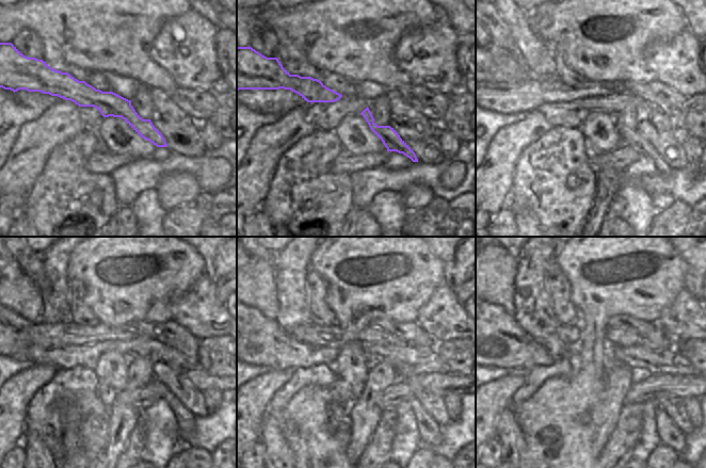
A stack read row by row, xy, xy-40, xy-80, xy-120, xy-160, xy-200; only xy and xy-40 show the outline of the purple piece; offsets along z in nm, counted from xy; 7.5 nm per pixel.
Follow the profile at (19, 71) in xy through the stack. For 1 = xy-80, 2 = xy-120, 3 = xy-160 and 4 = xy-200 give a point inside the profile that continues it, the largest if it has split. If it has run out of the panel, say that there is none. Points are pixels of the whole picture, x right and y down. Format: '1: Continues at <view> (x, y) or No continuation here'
1: Continues at xy-80 (497, 65)
2: Continues at xy-120 (185, 419)
3: Continues at xy-160 (428, 429)
4: Continues at xy-200 (670, 435)

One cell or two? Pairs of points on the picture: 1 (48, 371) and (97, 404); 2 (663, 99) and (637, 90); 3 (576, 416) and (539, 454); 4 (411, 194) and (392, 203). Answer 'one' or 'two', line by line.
1: two
2: one
3: one
4: two

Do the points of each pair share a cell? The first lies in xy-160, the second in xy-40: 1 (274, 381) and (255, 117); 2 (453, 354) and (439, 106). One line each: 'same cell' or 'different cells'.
1: different cells
2: different cells

